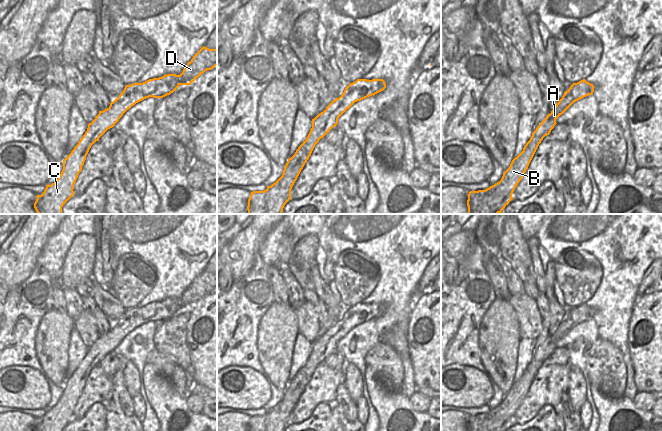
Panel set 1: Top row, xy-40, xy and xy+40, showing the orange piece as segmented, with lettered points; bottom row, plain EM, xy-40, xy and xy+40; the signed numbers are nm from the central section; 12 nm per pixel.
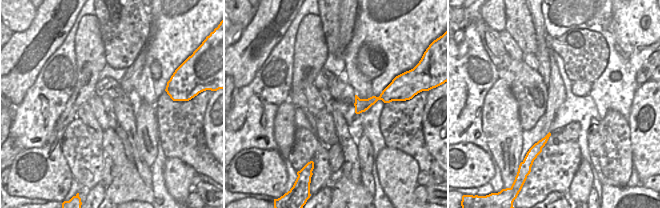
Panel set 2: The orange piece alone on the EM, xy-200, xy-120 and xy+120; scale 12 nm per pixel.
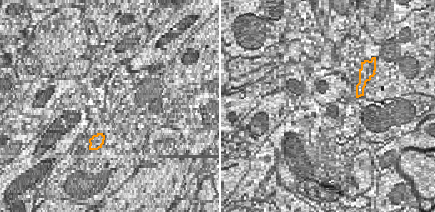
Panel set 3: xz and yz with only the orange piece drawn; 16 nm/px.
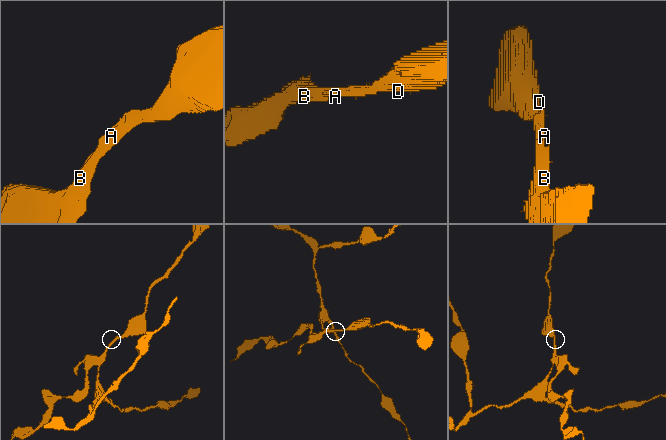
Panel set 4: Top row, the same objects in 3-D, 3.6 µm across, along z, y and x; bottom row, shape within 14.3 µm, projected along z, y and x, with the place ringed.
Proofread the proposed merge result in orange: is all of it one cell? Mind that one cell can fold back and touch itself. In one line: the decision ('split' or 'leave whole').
split

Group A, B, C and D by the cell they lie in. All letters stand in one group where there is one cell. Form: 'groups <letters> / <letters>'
groups A C D / B

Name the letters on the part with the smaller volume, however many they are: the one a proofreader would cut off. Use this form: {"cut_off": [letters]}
{"cut_off": ["B"]}

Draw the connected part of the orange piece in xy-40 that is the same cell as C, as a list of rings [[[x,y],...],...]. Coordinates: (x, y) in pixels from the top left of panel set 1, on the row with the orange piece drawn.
[[[203,46],[193,56],[191,61],[187,63],[180,75],[166,74],[159,78],[149,79],[143,83],[137,82],[131,85],[126,85],[119,97],[111,102],[107,109],[99,111],[99,114],[95,117],[95,119],[88,124],[87,131],[71,151],[71,153],[67,156],[67,162],[64,164],[64,169],[54,184],[52,186],[46,185],[44,192],[41,195],[36,196],[40,199],[40,214],[62,214],[63,205],[74,195],[74,191],[67,190],[66,187],[68,186],[67,181],[69,180],[69,177],[75,174],[75,167],[84,165],[86,156],[91,146],[96,141],[99,141],[99,138],[108,129],[114,127],[128,109],[146,98],[163,98],[167,95],[170,95],[180,85],[191,85],[201,74],[207,70],[213,69],[215,66],[217,66],[217,49],[209,49]]]

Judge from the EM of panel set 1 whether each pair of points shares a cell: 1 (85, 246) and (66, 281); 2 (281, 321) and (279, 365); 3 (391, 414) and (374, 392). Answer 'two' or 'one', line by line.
1: one
2: one
3: one

